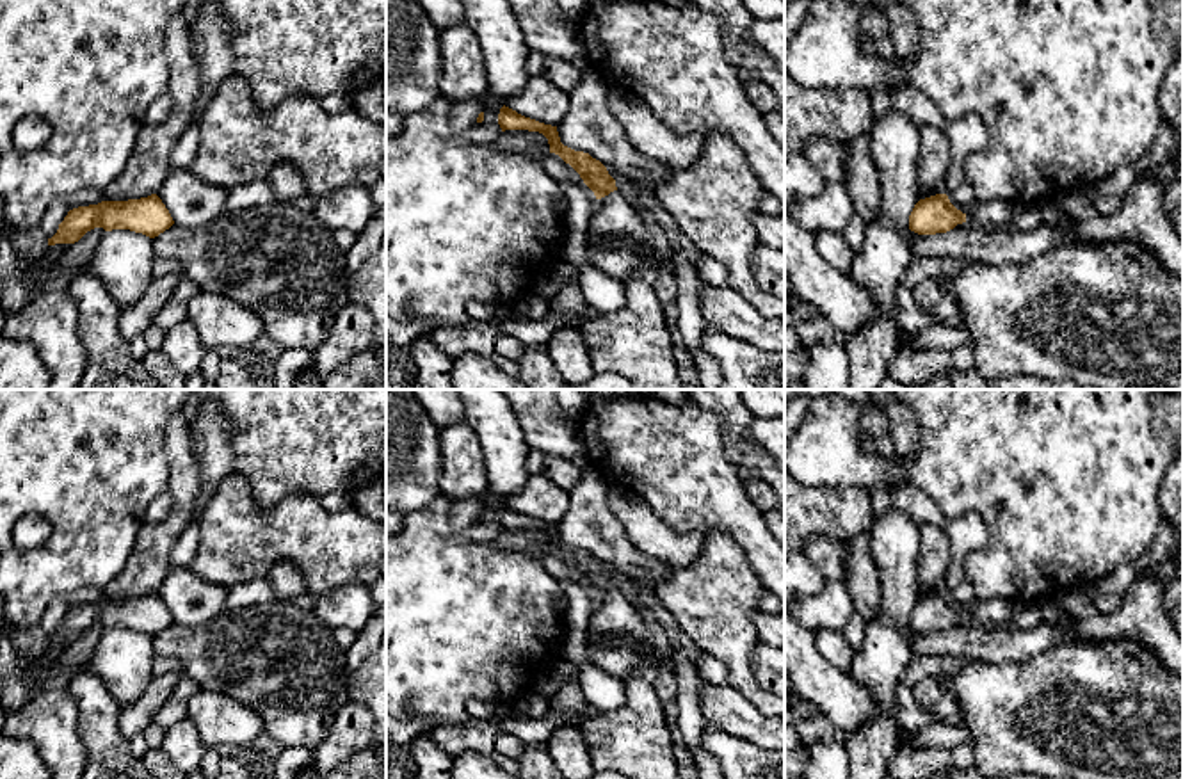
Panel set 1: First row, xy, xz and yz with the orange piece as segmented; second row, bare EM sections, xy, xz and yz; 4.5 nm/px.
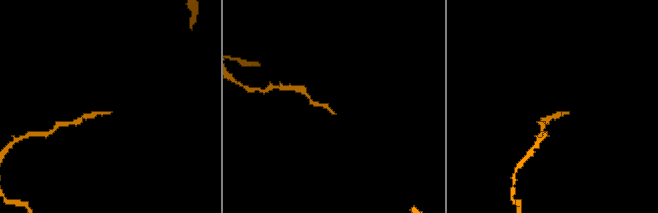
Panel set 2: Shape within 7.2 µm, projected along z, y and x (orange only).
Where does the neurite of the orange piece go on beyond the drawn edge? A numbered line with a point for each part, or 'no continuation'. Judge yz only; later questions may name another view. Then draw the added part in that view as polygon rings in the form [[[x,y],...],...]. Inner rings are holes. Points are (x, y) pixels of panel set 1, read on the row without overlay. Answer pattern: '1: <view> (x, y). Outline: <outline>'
no continuation

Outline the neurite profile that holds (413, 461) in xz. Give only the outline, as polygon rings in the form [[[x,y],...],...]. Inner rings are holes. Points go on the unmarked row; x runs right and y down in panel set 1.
[[[386,390],[386,509],[420,510],[439,494],[439,429],[411,390]]]

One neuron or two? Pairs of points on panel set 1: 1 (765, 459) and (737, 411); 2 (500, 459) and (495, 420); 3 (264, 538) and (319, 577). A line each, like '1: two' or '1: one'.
1: one
2: one
3: one

